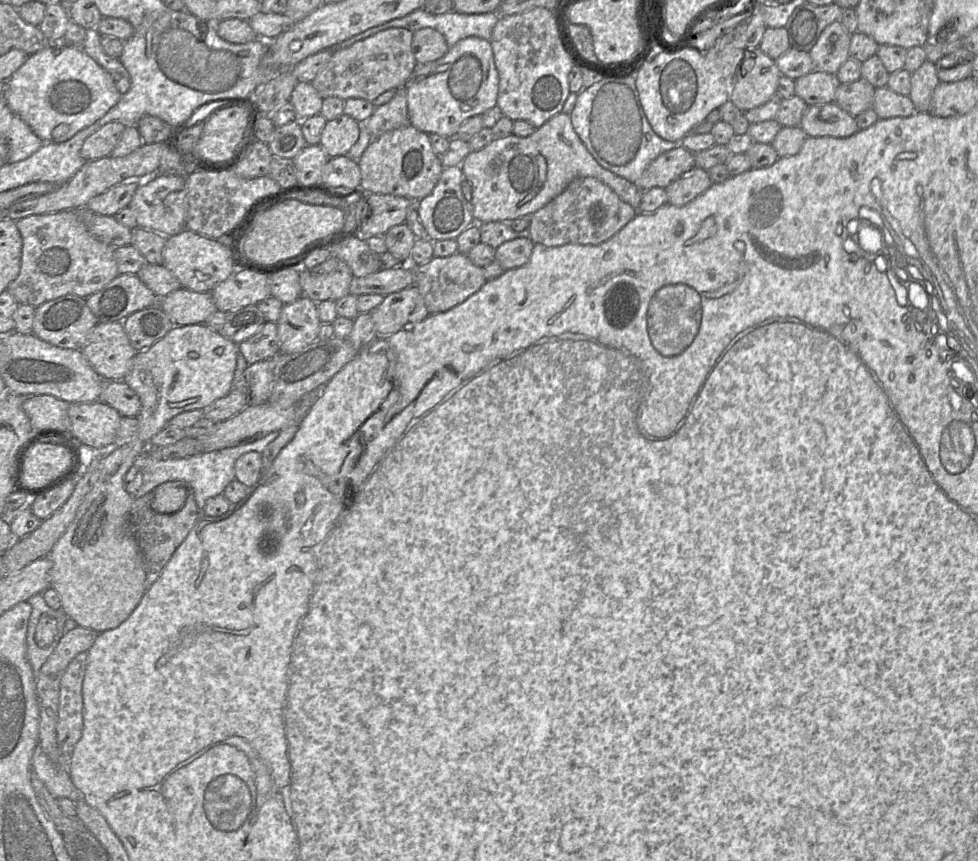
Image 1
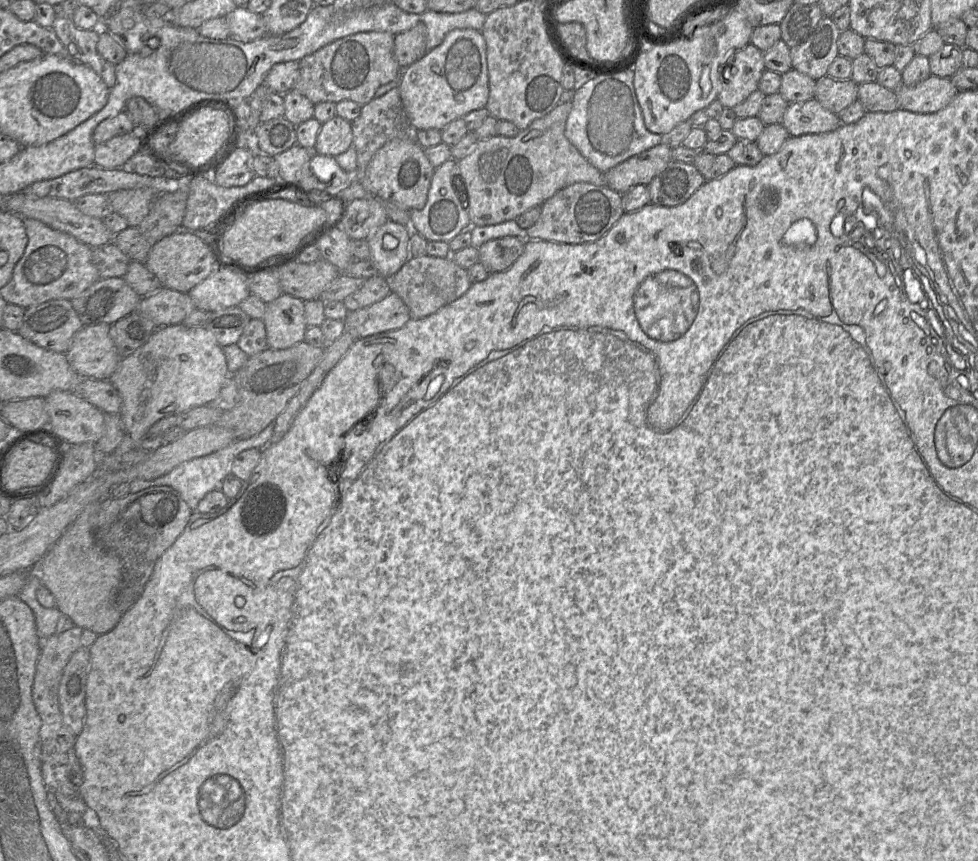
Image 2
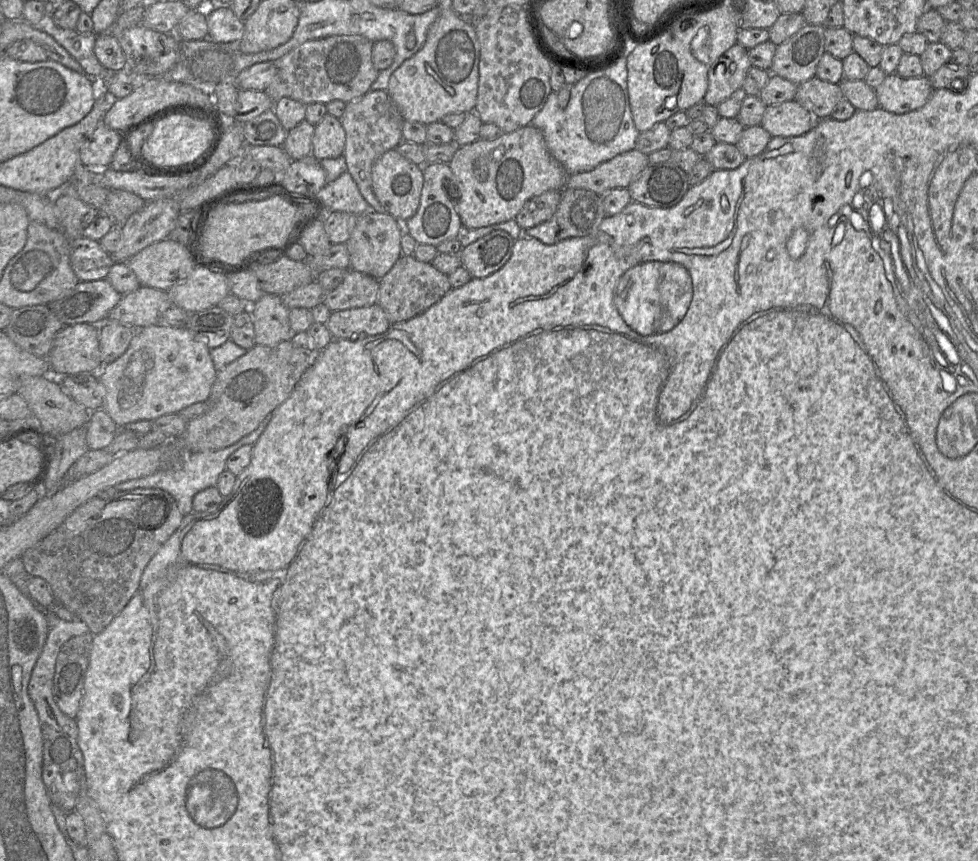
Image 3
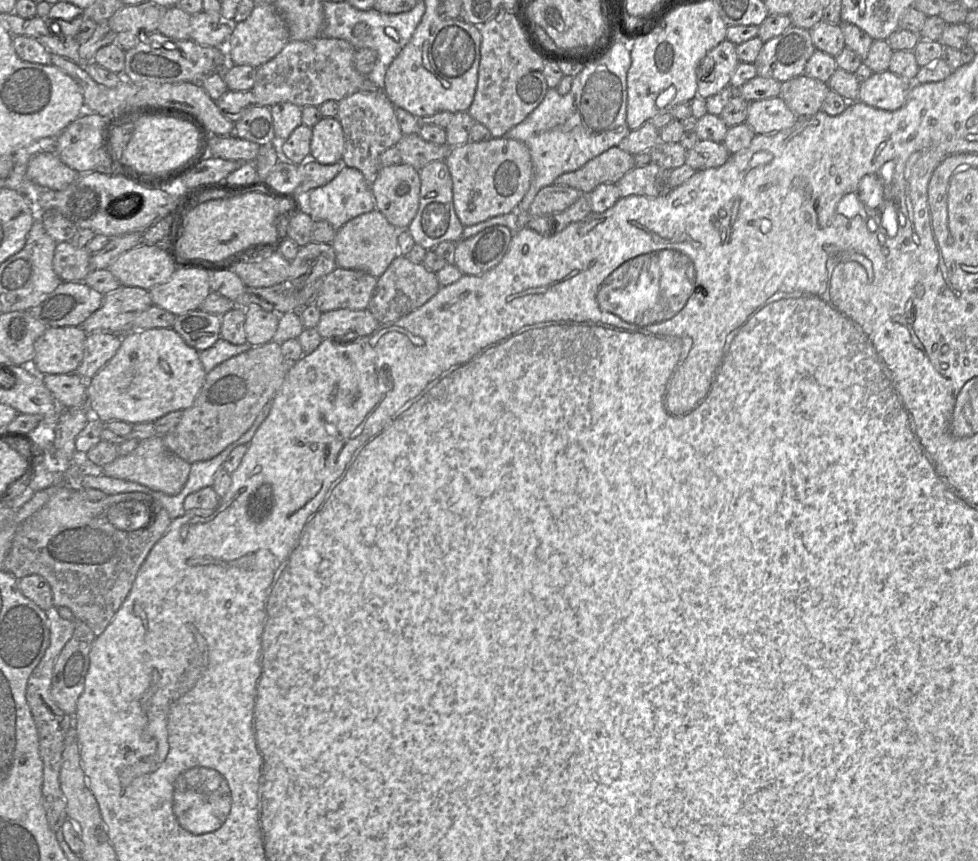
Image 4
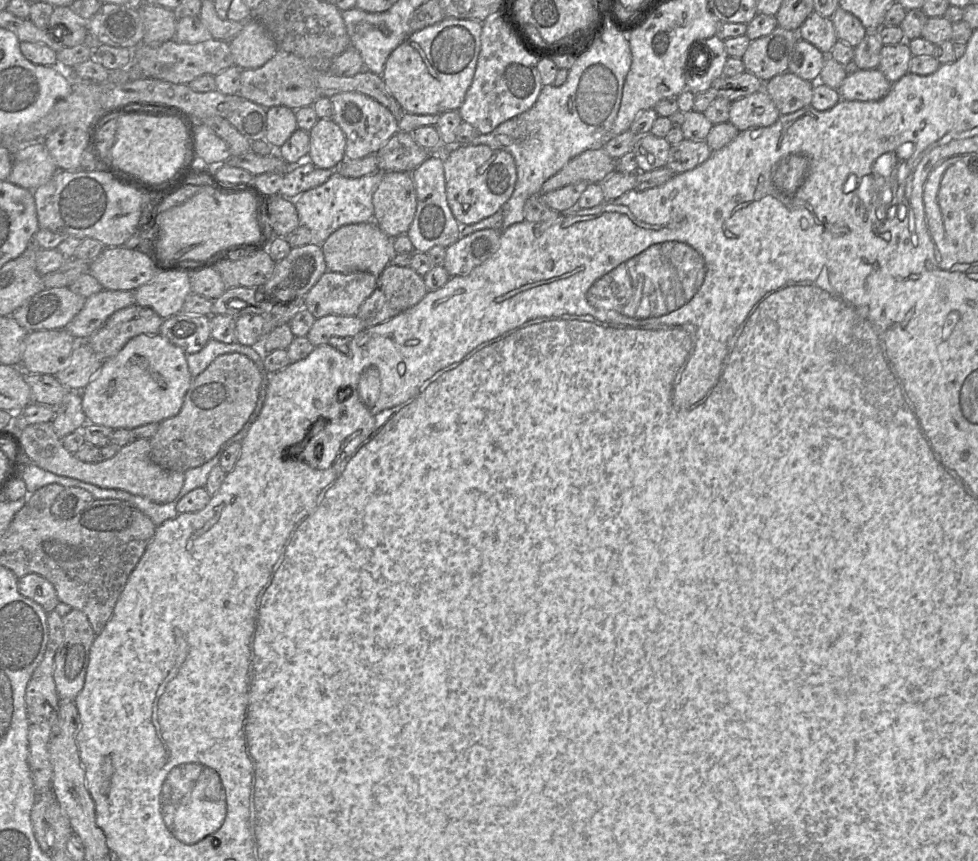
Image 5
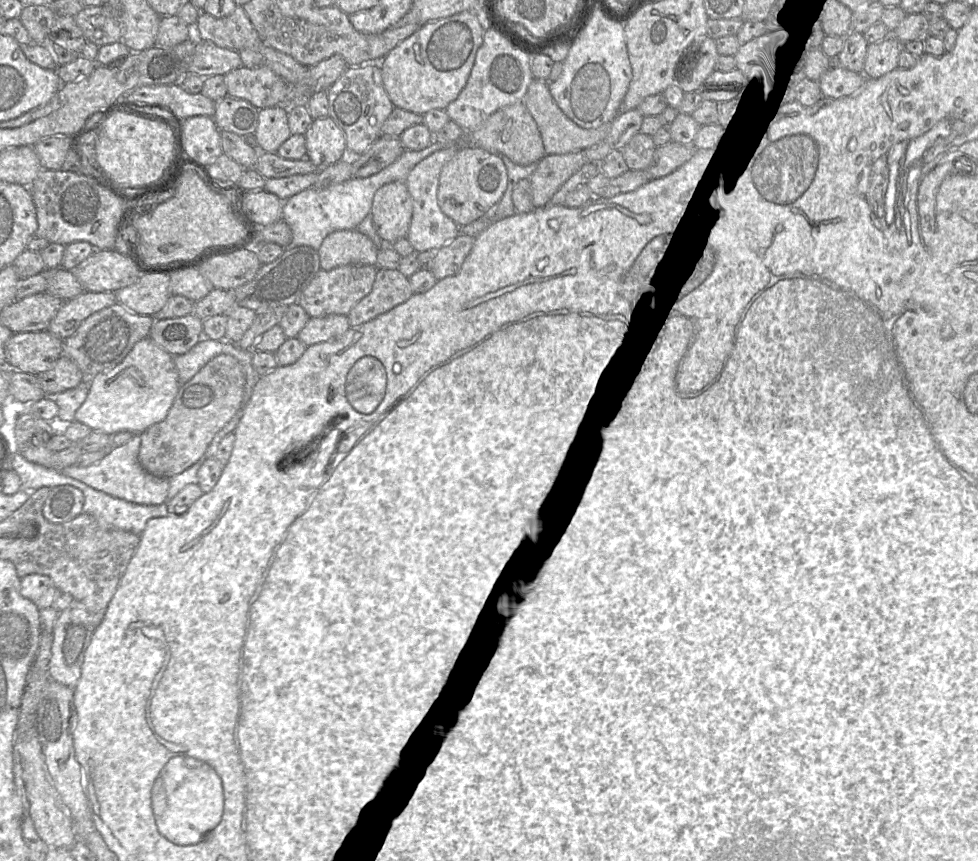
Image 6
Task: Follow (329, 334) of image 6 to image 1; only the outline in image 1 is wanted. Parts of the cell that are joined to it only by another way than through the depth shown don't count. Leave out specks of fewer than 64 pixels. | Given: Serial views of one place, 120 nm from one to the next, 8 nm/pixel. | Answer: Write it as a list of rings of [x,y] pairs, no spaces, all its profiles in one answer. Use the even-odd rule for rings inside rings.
[[[415,286],[386,295],[370,314],[378,336],[393,335],[430,315]]]

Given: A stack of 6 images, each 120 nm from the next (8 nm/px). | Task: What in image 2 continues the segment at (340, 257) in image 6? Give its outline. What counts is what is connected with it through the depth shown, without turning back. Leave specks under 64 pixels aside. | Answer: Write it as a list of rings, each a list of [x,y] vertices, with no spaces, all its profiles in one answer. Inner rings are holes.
[[[388,220],[367,238],[370,260],[384,278],[395,274],[409,259],[409,239],[412,230]]]

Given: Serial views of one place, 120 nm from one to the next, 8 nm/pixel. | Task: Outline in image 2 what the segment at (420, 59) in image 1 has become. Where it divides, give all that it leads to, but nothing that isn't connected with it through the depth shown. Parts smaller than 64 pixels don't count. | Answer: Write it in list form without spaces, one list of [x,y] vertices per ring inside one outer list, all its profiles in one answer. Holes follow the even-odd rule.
[[[424,25],[399,33],[394,36],[394,58],[400,68],[407,68],[420,58],[427,51],[427,29]]]

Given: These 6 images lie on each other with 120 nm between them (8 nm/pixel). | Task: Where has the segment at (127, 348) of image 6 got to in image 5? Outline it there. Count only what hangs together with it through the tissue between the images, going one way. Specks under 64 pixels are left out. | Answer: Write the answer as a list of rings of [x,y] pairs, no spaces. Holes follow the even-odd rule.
[[[137,304],[113,313],[86,342],[102,360],[114,357],[127,342],[140,334],[159,334],[164,319]]]

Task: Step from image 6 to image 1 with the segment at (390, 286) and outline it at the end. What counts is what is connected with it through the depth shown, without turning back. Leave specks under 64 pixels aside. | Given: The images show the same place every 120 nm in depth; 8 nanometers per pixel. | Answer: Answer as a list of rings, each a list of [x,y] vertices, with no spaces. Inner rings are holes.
[[[455,253],[447,257],[433,257],[430,262],[412,266],[414,285],[422,295],[430,314],[445,312],[475,294],[486,282],[483,268],[475,265],[467,255]]]

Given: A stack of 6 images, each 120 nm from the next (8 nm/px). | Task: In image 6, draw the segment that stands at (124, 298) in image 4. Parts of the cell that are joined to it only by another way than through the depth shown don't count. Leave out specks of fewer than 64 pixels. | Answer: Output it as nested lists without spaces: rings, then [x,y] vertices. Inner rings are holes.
[[[84,291],[72,299],[63,301],[47,331],[60,339],[70,337],[87,317],[115,303],[117,299],[114,292]]]

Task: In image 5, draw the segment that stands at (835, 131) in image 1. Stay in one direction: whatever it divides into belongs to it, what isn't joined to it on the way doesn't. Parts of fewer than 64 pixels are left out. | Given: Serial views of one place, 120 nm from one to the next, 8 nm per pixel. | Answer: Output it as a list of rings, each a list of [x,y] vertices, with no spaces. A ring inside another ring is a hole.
[[[761,90],[732,101],[728,122],[739,131],[745,131],[771,126],[779,117],[780,112],[772,99],[764,90]]]

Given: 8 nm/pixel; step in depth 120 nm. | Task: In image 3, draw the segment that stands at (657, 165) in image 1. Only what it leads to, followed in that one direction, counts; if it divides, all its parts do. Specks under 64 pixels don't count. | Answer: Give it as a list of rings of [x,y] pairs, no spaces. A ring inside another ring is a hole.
[[[633,149],[599,164],[591,171],[568,176],[565,187],[603,195],[614,188],[627,188],[647,166],[648,155]]]

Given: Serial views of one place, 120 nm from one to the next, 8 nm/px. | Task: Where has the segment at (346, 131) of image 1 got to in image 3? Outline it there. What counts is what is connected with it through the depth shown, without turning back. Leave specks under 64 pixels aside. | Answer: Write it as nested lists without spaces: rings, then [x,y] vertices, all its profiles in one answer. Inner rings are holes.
[[[326,114],[315,125],[311,155],[317,160],[332,159],[343,155],[346,134],[339,118]]]

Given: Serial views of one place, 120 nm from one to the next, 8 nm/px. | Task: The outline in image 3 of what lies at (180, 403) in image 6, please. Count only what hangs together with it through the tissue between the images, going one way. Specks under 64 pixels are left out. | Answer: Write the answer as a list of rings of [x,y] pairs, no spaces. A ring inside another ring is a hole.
[[[291,340],[277,345],[256,345],[247,353],[223,369],[217,371],[217,376],[210,392],[210,408],[198,417],[188,421],[185,431],[178,439],[178,445],[188,453],[214,451],[233,445],[244,436],[254,431],[260,422],[283,403],[293,391],[306,369],[313,361],[316,351],[295,346]]]

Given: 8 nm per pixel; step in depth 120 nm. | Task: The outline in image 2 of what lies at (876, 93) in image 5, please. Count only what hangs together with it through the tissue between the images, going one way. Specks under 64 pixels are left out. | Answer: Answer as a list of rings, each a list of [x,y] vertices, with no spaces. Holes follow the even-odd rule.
[[[934,75],[915,86],[902,84],[892,91],[897,96],[899,109],[920,114],[935,113],[943,109],[959,92],[949,78]]]

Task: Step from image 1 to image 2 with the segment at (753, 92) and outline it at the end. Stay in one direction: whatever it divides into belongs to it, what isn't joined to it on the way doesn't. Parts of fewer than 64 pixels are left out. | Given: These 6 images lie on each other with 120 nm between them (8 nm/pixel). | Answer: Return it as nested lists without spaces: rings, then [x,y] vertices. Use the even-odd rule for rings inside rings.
[[[751,43],[729,54],[725,65],[720,66],[721,90],[717,100],[725,108],[733,108],[758,90],[759,80],[765,70],[763,52]]]

